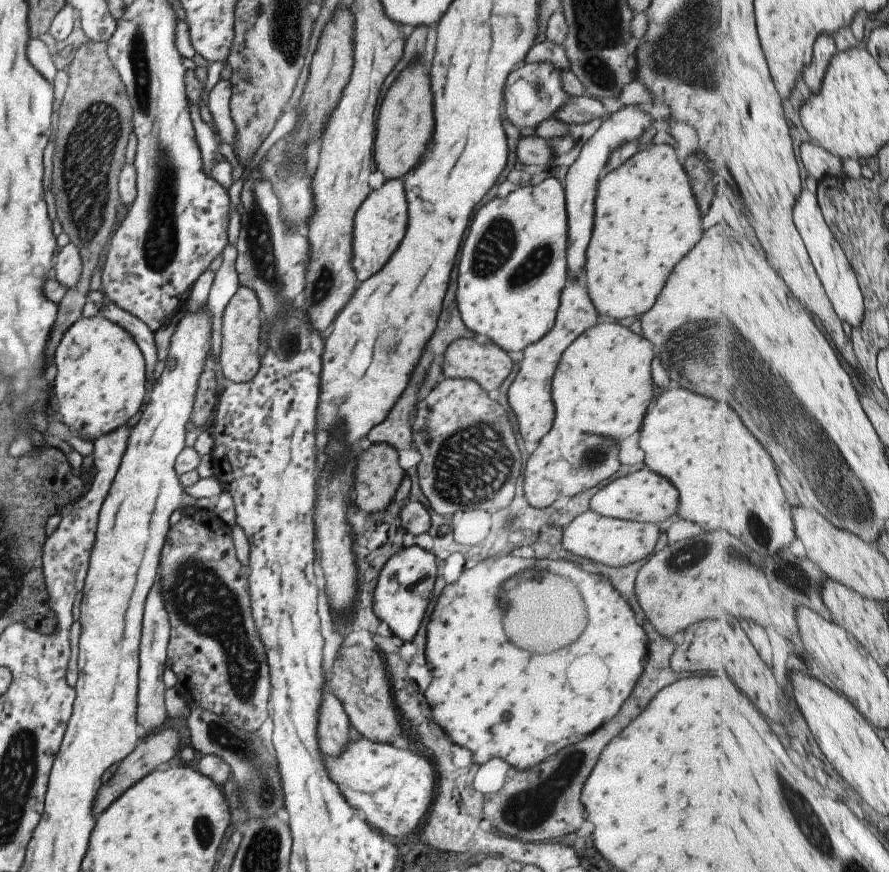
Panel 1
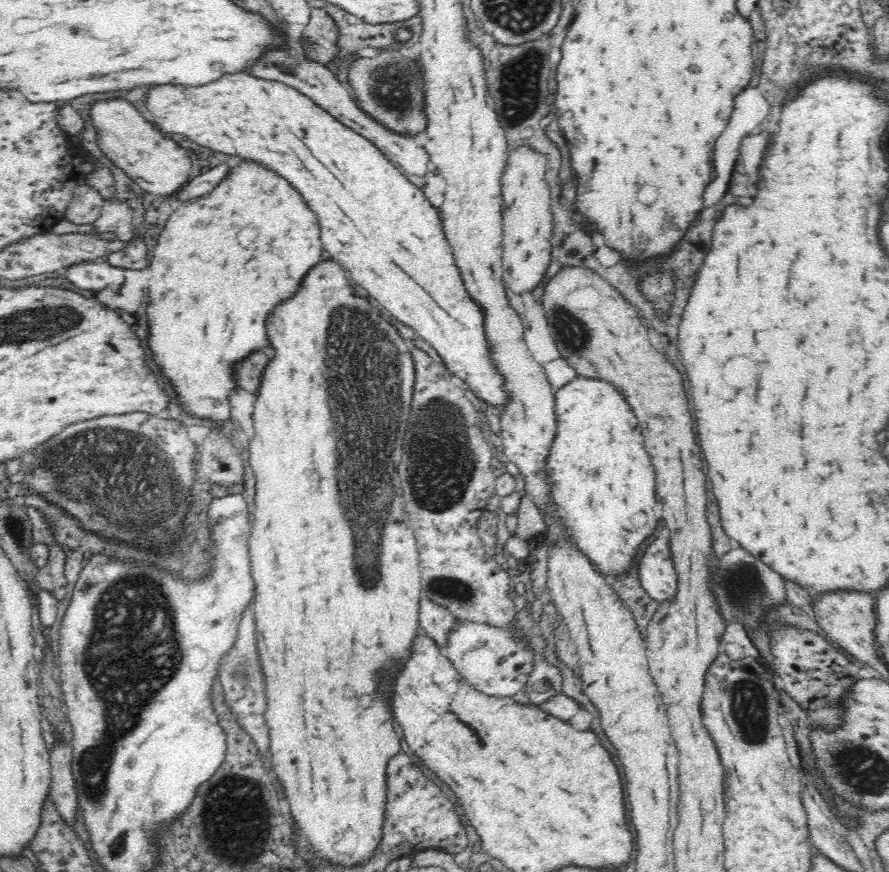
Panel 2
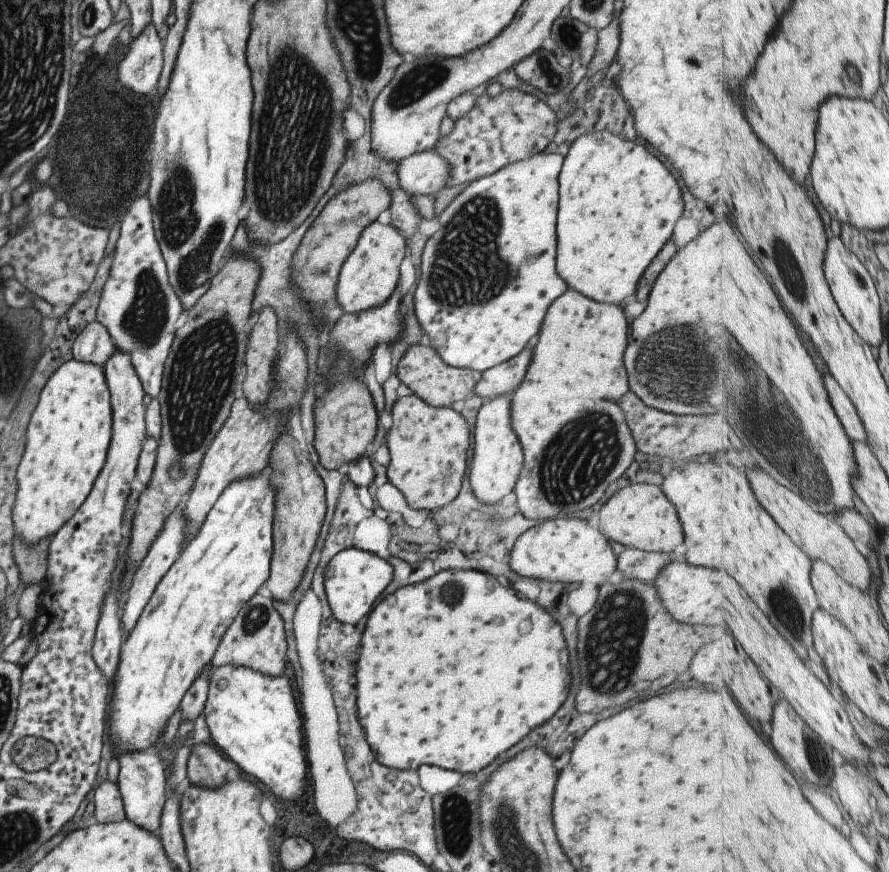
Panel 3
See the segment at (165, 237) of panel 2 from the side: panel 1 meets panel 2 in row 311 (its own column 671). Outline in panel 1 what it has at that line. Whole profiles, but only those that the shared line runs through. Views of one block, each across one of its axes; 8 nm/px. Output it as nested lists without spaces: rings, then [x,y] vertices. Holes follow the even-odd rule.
[[[653,145],[601,176],[594,206],[592,236],[585,254],[586,292],[600,318],[640,318],[654,306],[674,266],[704,234],[690,178],[672,146]]]

